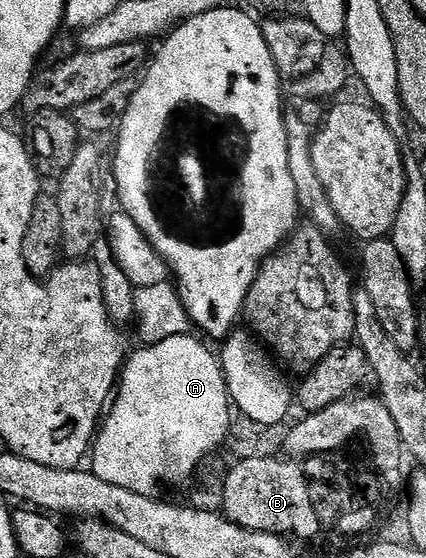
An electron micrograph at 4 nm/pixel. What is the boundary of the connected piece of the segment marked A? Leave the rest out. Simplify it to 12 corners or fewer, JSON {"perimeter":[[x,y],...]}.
{"perimeter":[[191,334],[125,361],[92,471],[158,498],[229,433]]}

